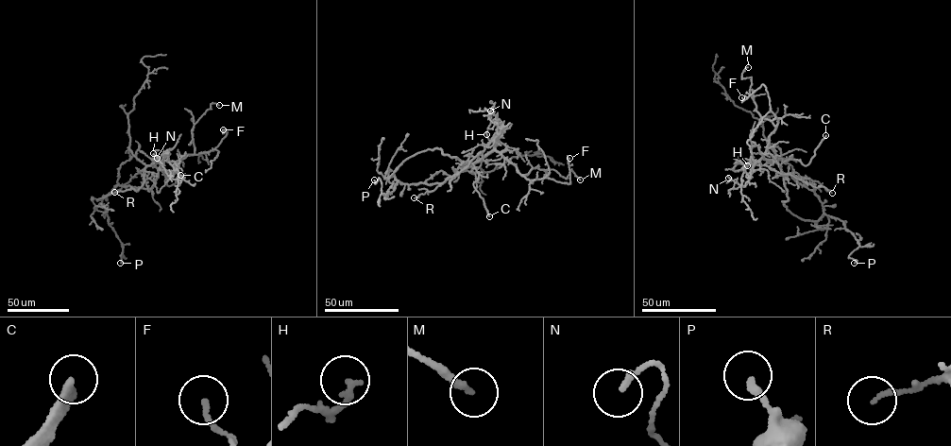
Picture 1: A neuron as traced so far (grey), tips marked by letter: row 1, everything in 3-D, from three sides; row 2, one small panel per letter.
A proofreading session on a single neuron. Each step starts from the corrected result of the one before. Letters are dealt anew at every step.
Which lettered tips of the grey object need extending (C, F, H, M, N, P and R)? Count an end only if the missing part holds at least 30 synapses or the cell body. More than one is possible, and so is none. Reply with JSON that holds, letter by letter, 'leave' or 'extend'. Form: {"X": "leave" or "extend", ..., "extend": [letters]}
{"C": "extend", "F": "leave", "H": "leave", "M": "leave", "N": "leave", "P": "leave", "R": "leave", "extend": ["C"]}

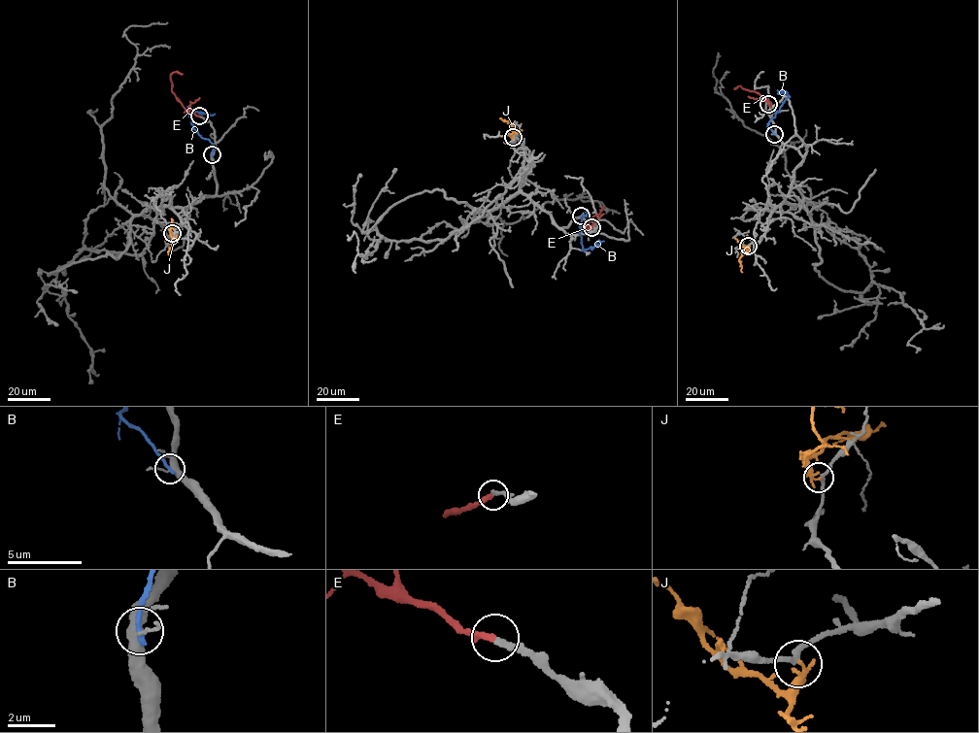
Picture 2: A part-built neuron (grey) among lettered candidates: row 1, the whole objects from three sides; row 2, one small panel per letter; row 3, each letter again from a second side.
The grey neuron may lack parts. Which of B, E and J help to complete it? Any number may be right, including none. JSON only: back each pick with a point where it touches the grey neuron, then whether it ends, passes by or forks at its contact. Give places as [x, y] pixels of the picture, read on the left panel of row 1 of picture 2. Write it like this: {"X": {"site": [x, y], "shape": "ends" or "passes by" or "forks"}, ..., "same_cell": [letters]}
{"E": {"site": [199, 116], "shape": "ends"}, "same_cell": ["E"]}

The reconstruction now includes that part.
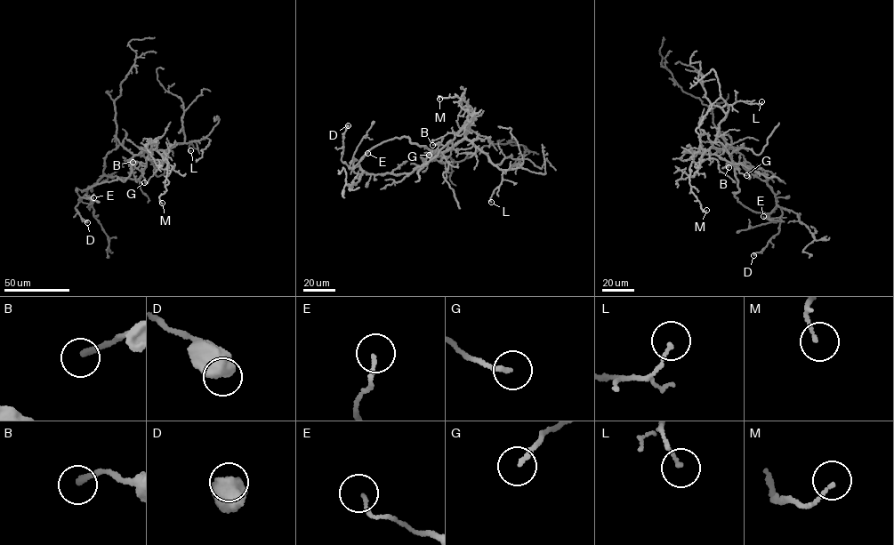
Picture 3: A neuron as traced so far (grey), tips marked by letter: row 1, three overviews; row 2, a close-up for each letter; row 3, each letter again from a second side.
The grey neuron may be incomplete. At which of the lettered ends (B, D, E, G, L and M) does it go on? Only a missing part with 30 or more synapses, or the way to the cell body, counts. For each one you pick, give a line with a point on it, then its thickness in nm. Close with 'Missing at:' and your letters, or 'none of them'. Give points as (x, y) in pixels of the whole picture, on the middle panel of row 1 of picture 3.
Missing at: none of them

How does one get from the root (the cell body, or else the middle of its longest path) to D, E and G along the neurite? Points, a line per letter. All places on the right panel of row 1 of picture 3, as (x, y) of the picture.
D: (734, 164), (738, 202), (756, 212), (768, 213), (778, 206), (782, 212), (778, 234), (753, 255)
E: (734, 164), (738, 202), (756, 212), (781, 208), (780, 220), (763, 216)
G: (734, 164), (733, 162), (737, 164), (739, 172), (746, 175)

